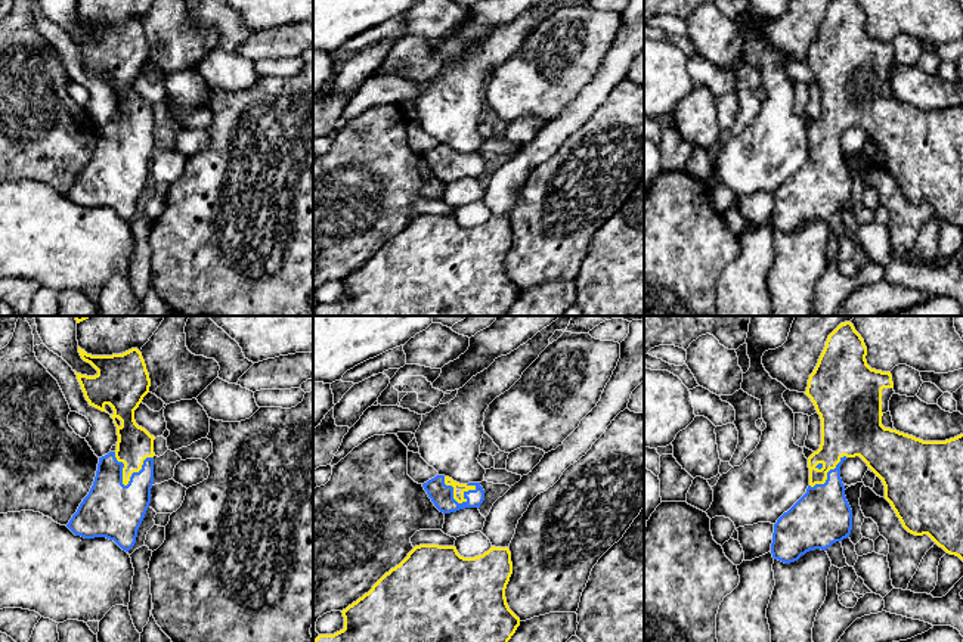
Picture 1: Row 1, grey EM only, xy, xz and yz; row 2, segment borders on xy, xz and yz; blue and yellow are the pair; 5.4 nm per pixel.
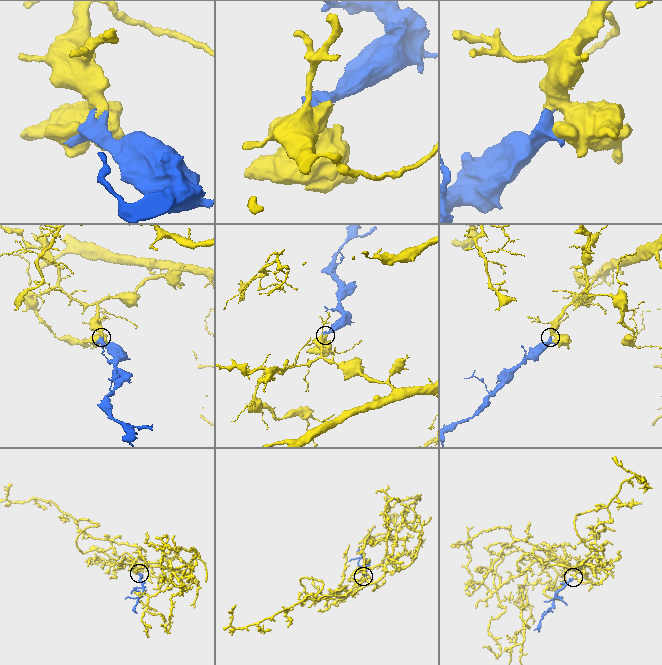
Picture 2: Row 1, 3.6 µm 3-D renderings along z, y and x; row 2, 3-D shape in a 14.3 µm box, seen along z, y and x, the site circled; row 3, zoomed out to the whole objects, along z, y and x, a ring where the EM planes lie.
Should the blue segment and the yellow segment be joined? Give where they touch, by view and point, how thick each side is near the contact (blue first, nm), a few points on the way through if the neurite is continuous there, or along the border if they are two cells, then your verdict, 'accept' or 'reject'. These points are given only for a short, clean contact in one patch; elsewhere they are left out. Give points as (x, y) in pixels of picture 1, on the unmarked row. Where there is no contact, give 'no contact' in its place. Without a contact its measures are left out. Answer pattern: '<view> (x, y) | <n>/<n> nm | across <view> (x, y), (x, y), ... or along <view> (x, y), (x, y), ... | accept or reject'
xy (136, 142) | 300/190 nm | accept

